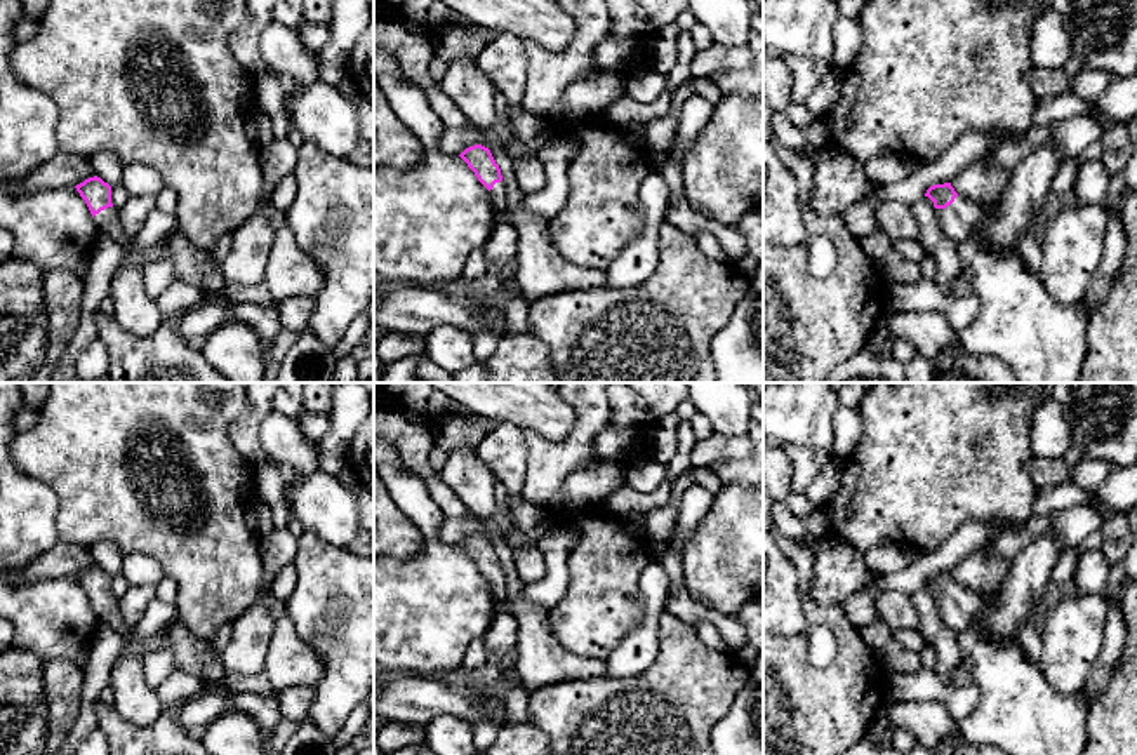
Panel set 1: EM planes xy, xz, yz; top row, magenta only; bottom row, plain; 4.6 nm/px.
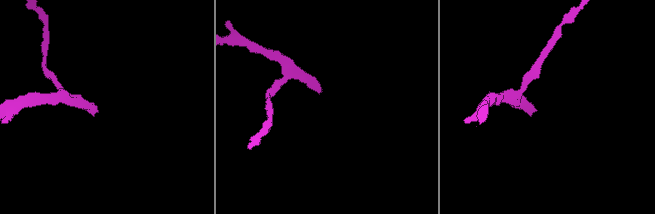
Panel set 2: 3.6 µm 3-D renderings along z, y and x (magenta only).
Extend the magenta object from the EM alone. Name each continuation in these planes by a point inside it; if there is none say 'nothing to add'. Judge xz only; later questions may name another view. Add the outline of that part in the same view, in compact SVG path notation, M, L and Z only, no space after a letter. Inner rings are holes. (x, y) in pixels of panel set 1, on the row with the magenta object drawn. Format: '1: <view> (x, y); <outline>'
1: xz (498, 195); M495 183L494 188L489 191L490 202L494 207L504 216L506 212L506 198L508 198L508 188L506 184Z

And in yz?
1: yz (958, 220); M958 195L946 209L935 209L935 217L953 244L963 242L982 219L982 204Z

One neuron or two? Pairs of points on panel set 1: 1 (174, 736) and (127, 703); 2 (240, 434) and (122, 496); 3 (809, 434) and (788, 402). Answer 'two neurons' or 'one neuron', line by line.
1: two neurons
2: two neurons
3: one neuron

